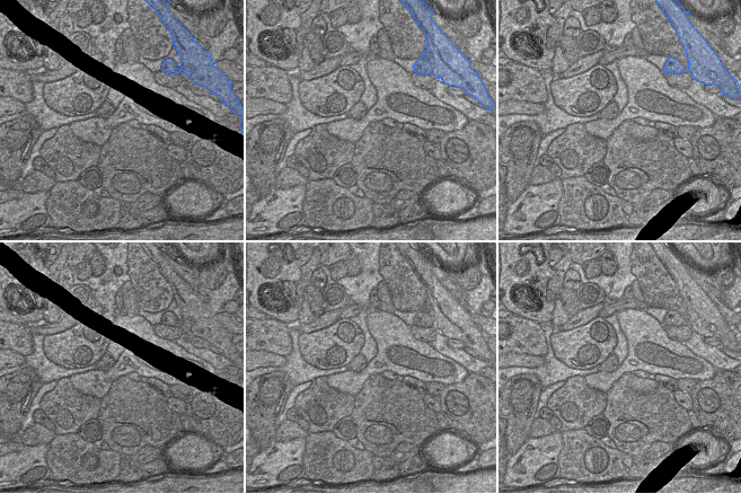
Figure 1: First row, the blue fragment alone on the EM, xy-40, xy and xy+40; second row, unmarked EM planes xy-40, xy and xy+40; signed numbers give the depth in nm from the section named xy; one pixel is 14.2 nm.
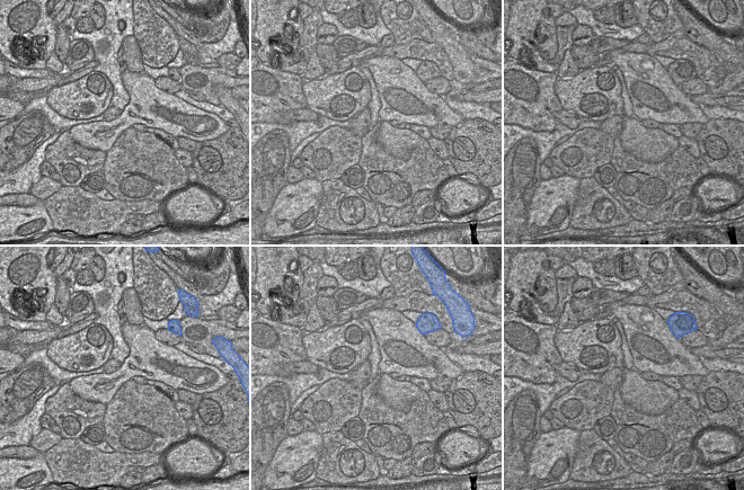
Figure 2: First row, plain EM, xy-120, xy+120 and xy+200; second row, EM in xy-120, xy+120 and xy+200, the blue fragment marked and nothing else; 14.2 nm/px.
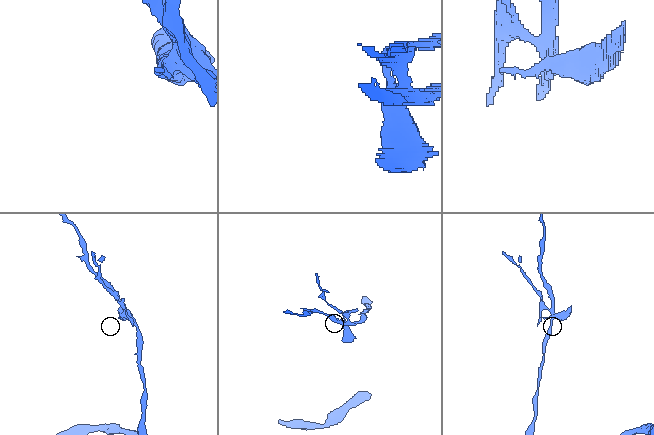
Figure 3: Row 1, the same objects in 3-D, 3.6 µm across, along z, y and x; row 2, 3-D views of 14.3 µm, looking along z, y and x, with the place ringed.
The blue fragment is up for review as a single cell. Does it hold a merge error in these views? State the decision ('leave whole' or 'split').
split

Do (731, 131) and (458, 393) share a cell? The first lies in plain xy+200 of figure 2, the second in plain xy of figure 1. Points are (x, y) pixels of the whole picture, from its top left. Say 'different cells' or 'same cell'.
same cell

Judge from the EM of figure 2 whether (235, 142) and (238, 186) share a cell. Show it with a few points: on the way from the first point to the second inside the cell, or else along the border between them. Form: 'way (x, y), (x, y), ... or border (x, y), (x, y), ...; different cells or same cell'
way (236, 153), (236, 175); same cell

